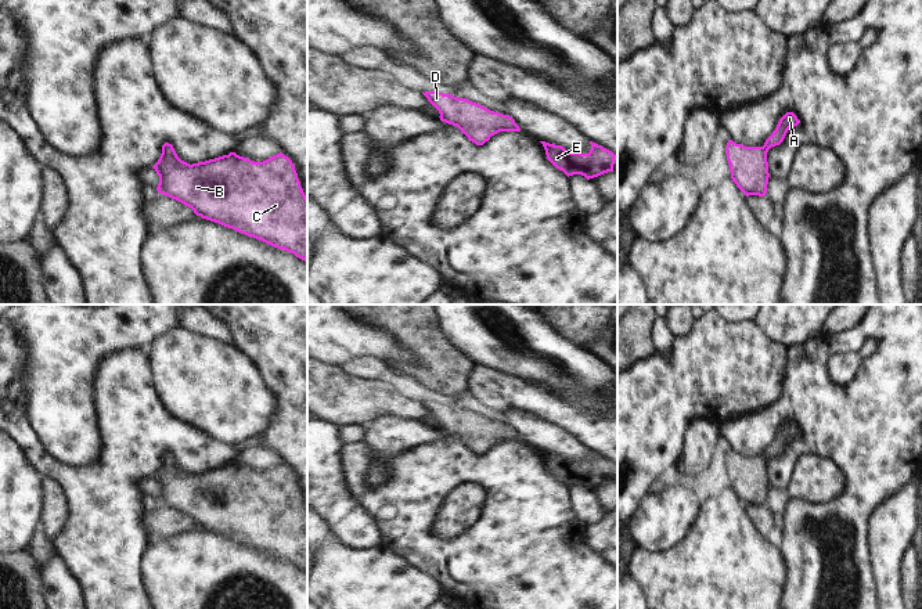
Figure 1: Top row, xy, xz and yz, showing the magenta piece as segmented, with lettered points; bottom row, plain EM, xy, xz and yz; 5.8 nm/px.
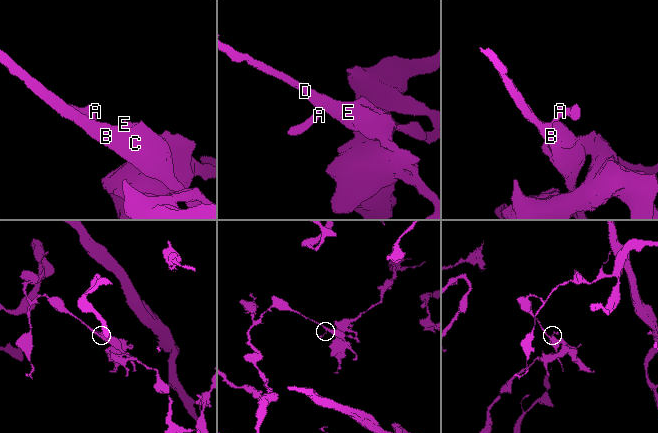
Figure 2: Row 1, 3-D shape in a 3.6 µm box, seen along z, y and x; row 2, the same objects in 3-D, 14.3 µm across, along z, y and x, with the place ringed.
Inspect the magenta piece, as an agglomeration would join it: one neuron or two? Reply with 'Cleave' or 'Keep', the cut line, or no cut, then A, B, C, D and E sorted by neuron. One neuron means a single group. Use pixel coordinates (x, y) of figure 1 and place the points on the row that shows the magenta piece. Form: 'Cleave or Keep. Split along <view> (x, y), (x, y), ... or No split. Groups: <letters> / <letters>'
Keep. No split. Groups: A B C D E

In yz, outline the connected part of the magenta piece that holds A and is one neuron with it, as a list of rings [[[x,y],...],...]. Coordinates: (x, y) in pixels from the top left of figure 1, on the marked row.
[[[786,112],[763,147],[745,147],[732,140],[727,143],[725,154],[731,179],[746,197],[766,195],[770,177],[767,152],[771,147],[779,145],[788,130],[799,123],[800,120],[793,112]]]

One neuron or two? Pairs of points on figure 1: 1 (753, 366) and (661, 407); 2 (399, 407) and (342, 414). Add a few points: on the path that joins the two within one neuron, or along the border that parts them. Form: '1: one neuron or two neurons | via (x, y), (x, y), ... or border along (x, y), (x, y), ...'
1: one neuron | via (730, 370), (720, 370), (684, 385)
2: one neuron | via (385, 406), (356, 406)

